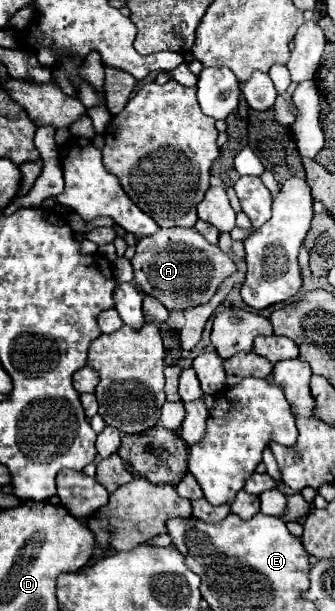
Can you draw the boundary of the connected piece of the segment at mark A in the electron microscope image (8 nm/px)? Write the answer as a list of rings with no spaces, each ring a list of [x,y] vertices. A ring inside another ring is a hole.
[[[194,227],[158,229],[154,235],[138,239],[132,267],[136,287],[144,295],[156,297],[168,311],[184,311],[208,303],[220,283],[236,271],[234,261],[216,245],[210,245]]]

